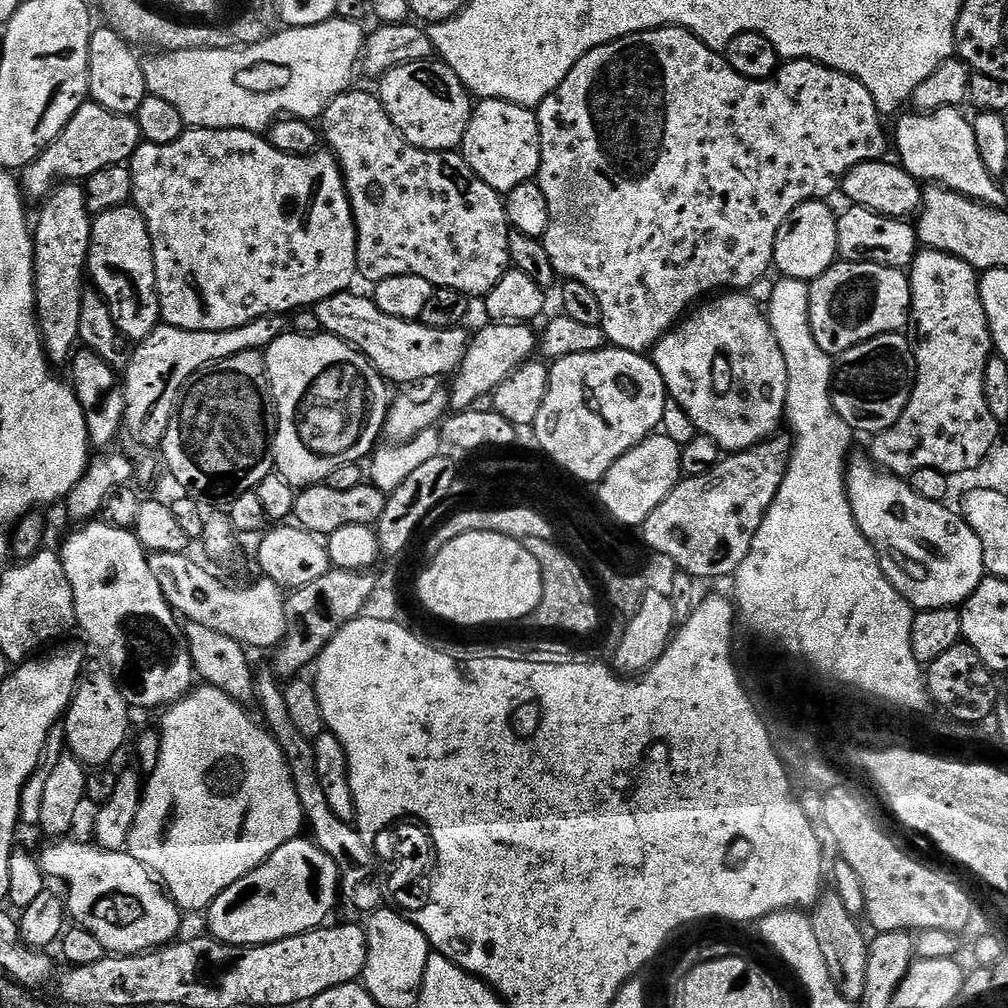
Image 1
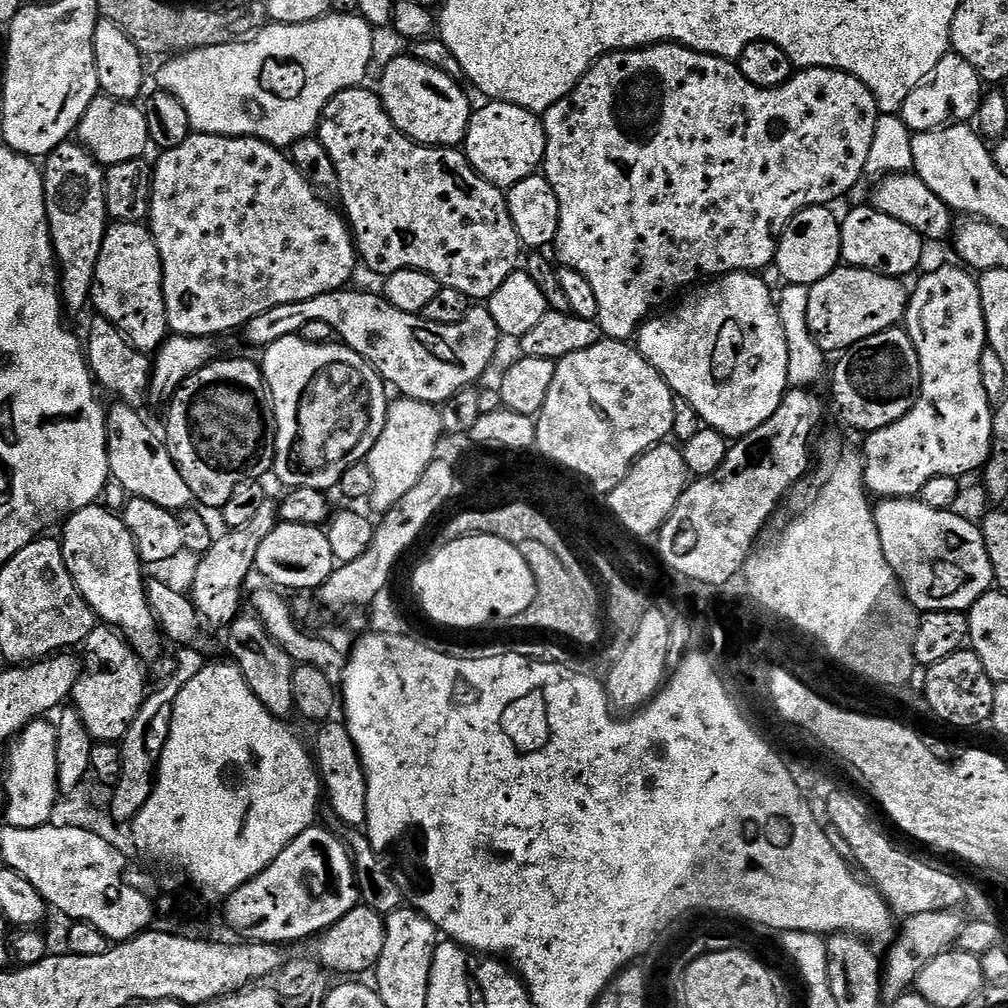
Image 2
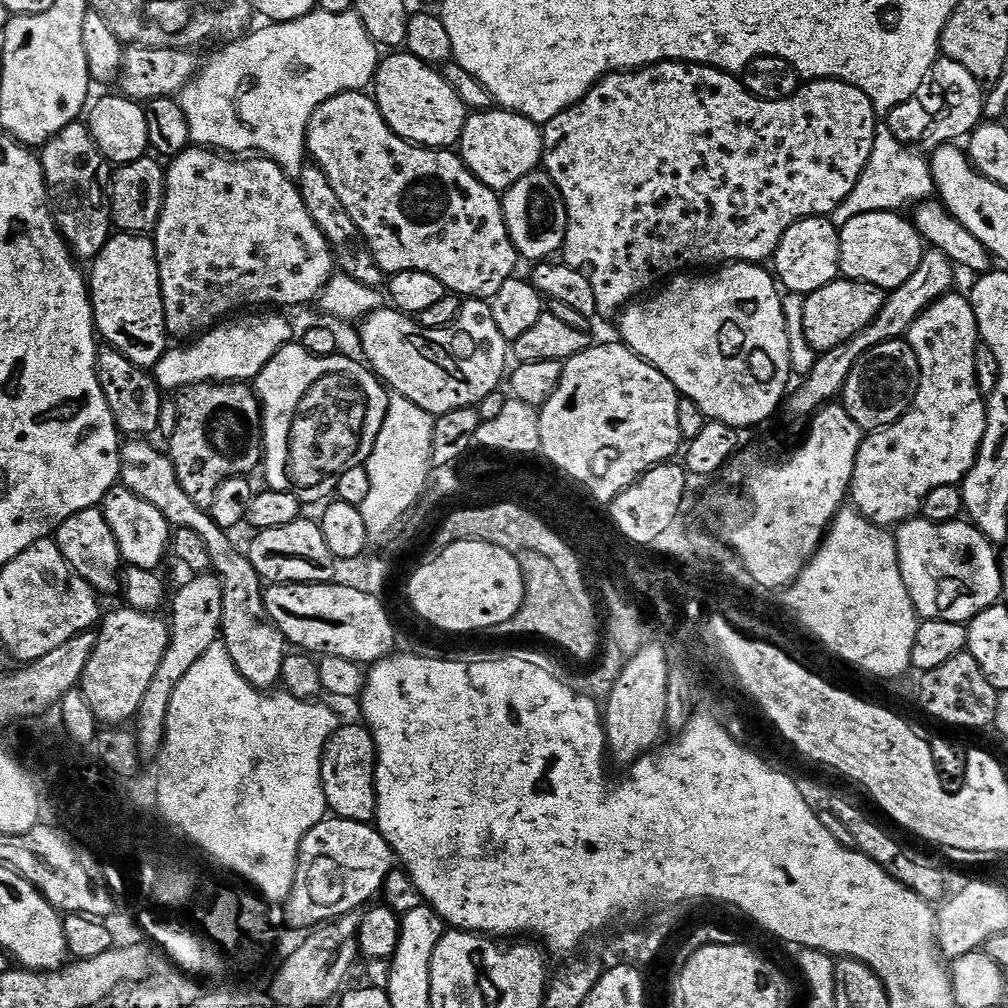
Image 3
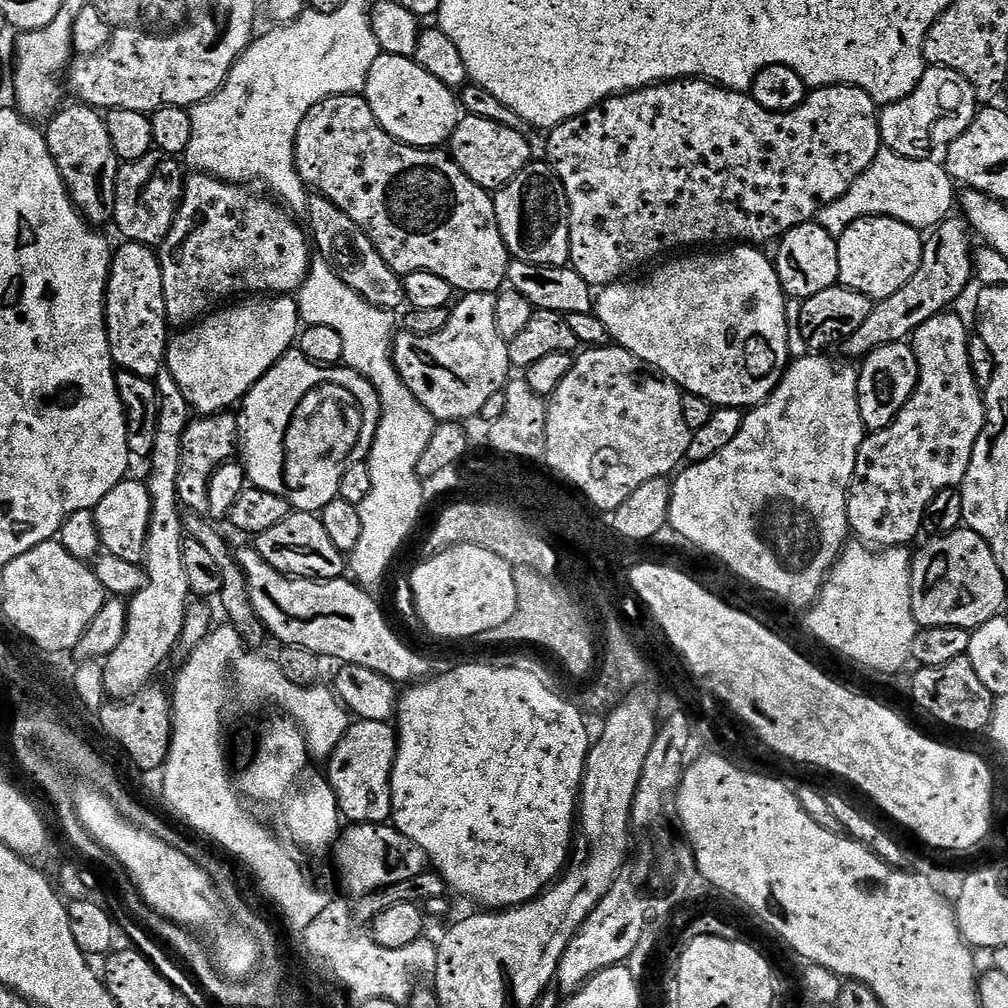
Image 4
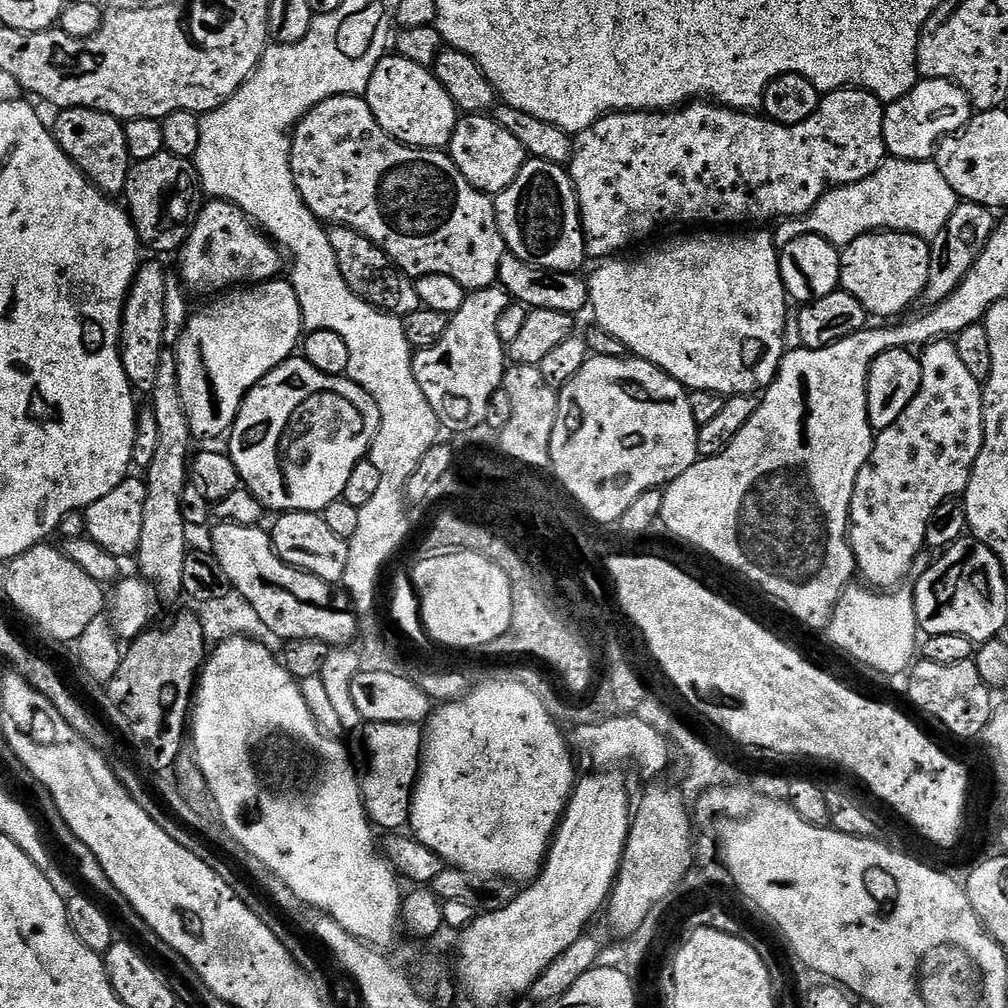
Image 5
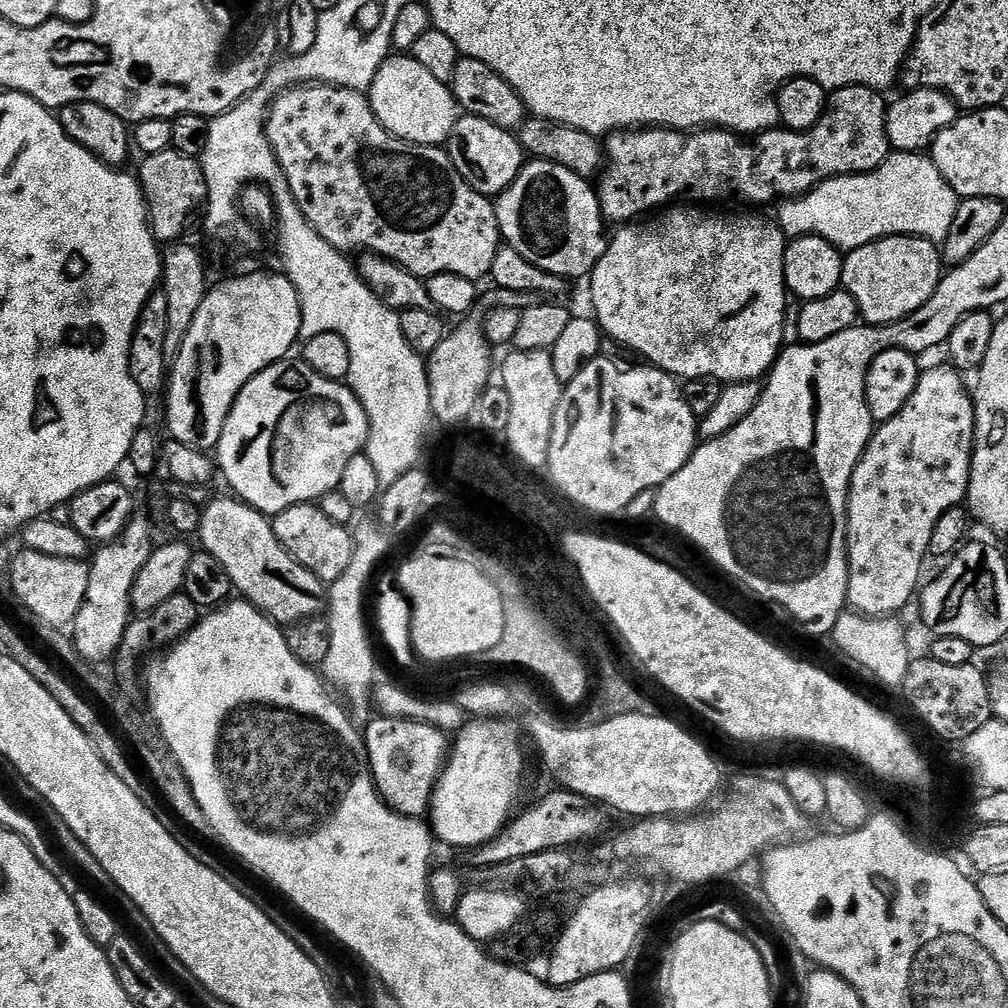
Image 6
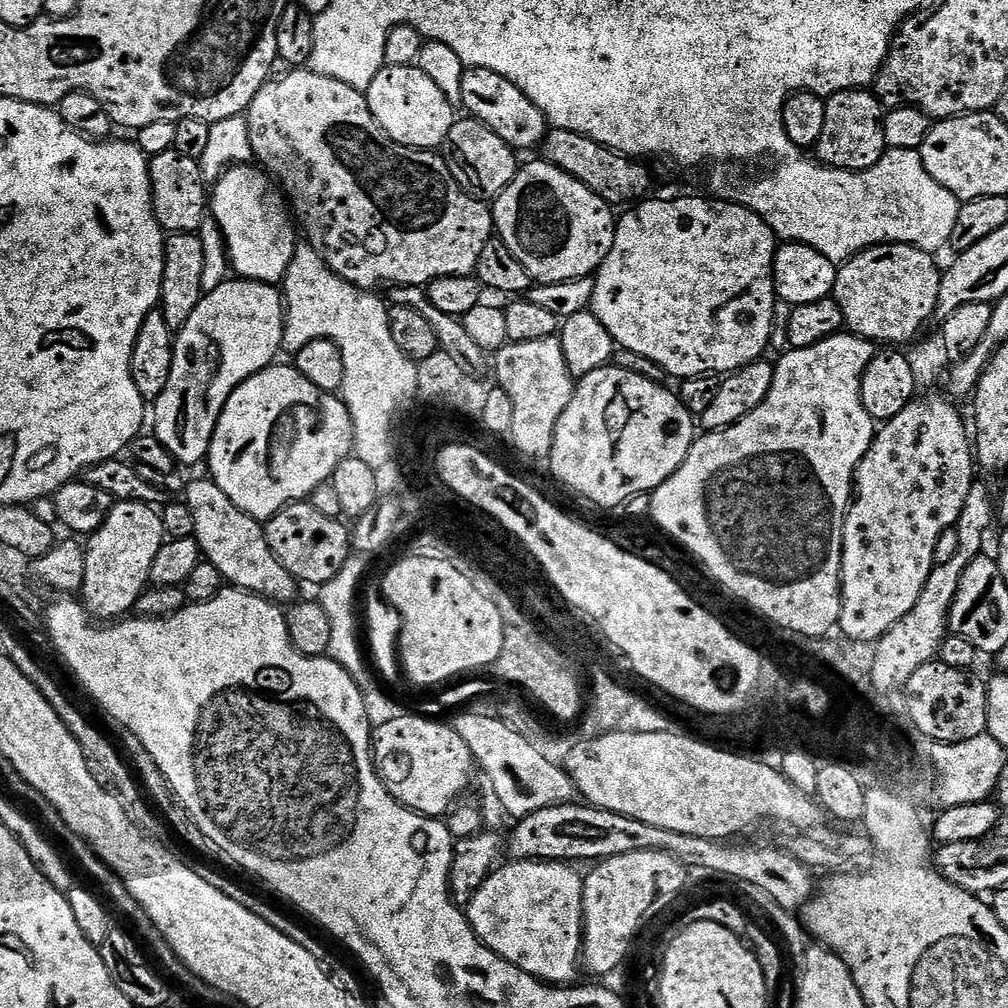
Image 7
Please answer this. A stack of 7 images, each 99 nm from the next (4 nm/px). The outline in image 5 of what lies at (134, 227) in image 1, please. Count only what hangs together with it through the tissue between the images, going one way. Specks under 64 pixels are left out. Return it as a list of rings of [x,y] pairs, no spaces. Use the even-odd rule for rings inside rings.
[[[148,258],[136,271],[128,301],[124,304],[124,322],[120,326],[120,357],[128,375],[128,381],[137,393],[151,393],[158,378],[158,362],[166,351],[164,343],[164,319],[166,318],[166,282],[169,273],[159,264],[159,259]]]

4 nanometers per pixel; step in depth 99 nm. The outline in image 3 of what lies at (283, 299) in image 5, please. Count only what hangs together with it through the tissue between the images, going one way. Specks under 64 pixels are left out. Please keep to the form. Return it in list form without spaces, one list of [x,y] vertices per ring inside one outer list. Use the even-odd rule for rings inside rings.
[[[256,316],[253,320],[242,321],[241,324],[228,323],[232,322],[209,328],[199,338],[193,339],[189,348],[169,347],[154,369],[155,381],[160,388],[183,390],[192,384],[255,381],[270,362],[270,358],[274,358],[274,354],[293,339],[292,324],[284,316]]]

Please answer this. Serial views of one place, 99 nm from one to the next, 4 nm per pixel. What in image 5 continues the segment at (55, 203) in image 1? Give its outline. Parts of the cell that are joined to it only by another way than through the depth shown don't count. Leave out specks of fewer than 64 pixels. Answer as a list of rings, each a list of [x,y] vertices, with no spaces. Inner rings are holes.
[[[66,108],[54,123],[58,146],[80,168],[80,172],[105,197],[116,198],[126,186],[126,178],[133,166],[133,158],[126,146],[126,130],[118,118],[93,108]]]

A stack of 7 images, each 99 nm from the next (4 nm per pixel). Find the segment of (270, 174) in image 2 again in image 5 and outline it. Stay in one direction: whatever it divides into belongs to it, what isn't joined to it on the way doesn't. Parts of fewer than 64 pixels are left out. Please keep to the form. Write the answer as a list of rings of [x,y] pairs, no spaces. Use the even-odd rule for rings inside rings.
[[[212,198],[201,207],[186,242],[180,247],[178,275],[189,293],[197,292],[200,296],[208,296],[204,298],[212,298],[237,286],[277,279],[281,275],[280,256],[281,249],[248,219],[237,204]]]

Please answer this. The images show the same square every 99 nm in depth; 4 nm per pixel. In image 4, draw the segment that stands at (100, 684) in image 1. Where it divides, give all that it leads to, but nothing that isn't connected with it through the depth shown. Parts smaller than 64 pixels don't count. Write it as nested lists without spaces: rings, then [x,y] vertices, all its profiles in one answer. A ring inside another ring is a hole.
[[[167,370],[160,372],[154,378],[154,383],[160,409],[150,457],[152,473],[146,476],[152,503],[150,530],[142,565],[147,580],[144,588],[127,601],[126,632],[122,641],[118,642],[117,649],[112,650],[103,661],[104,691],[116,700],[134,697],[153,683],[152,678],[178,645],[190,607],[190,582],[186,582],[186,569],[182,563],[186,533],[185,513],[178,494],[178,474],[182,470],[182,438],[193,419],[194,409],[188,404],[186,394],[182,394],[178,382],[174,382],[174,374]]]

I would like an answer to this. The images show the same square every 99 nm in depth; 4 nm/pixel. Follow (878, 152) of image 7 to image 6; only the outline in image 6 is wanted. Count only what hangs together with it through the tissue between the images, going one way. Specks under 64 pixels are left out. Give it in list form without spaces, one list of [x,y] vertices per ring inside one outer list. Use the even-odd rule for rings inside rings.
[[[837,88],[829,95],[822,118],[805,132],[769,130],[755,138],[745,138],[727,130],[696,130],[689,134],[684,130],[647,127],[611,133],[606,140],[606,163],[598,176],[600,210],[605,221],[632,222],[683,201],[683,196],[689,196],[692,202],[745,200],[748,204],[775,205],[811,192],[823,180],[872,172],[889,159],[890,153],[889,105],[880,96],[883,95],[874,88]]]

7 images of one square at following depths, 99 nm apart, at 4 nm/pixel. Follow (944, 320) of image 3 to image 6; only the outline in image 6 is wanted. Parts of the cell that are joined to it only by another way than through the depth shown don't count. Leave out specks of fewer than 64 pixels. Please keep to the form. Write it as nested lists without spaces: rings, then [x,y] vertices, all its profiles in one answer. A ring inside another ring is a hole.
[[[951,366],[945,368],[932,368],[921,371],[920,381],[910,394],[910,402],[902,406],[894,418],[883,421],[873,431],[872,440],[866,446],[862,458],[852,475],[852,481],[848,487],[848,604],[851,611],[873,618],[892,618],[900,612],[908,603],[913,603],[918,589],[921,587],[920,571],[924,568],[924,556],[929,555],[930,537],[934,535],[934,525],[938,518],[946,514],[946,510],[961,507],[968,499],[968,483],[970,482],[970,470],[972,469],[972,450],[976,447],[976,402],[973,393],[964,385],[965,377]]]

